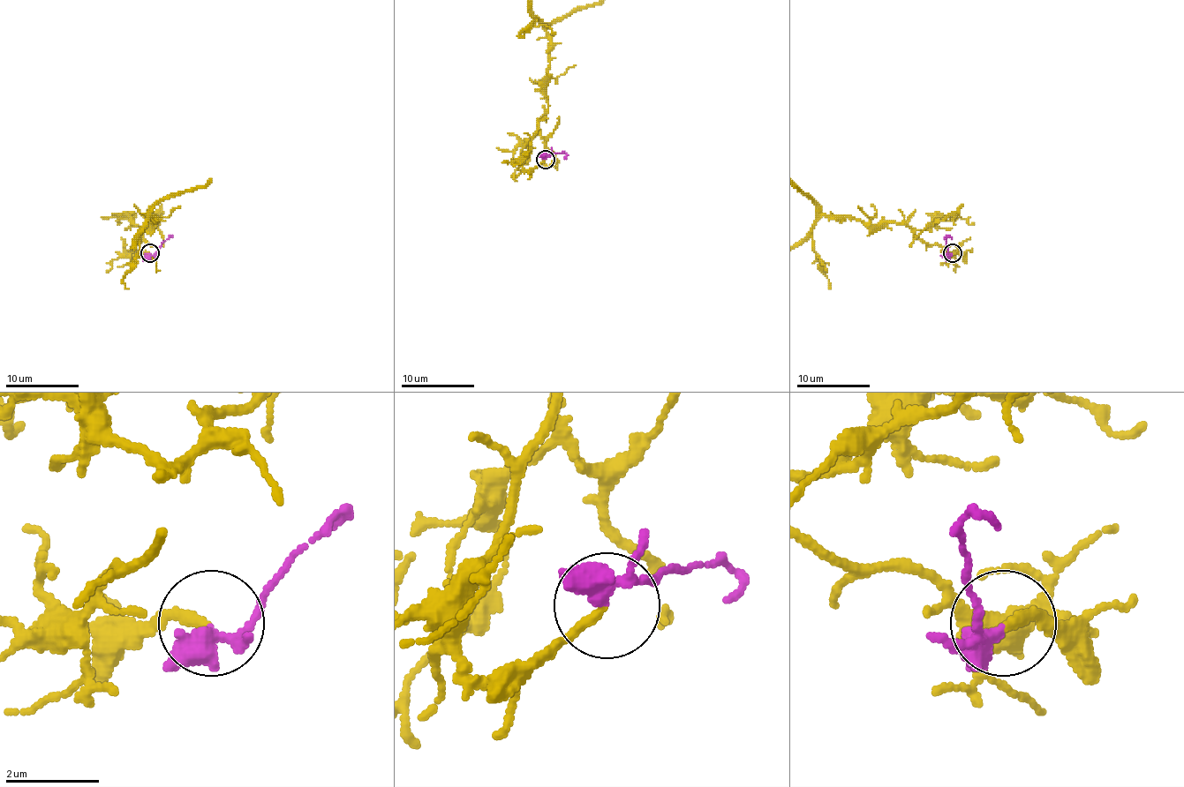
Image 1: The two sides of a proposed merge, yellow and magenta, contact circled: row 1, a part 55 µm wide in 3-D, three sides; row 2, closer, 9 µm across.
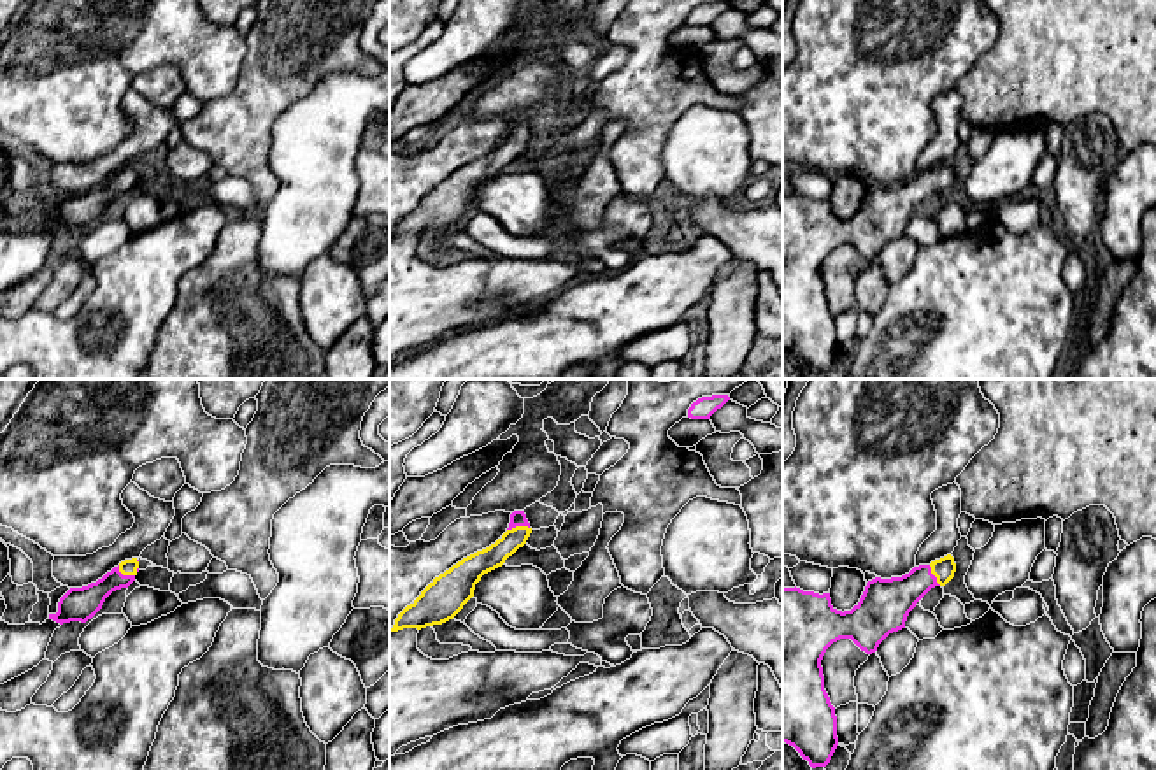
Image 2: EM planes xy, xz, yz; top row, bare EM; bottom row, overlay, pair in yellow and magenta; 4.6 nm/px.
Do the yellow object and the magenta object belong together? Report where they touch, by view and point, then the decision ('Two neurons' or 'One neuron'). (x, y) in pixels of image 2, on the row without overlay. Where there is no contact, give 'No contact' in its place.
Touches yellow at xz (518, 134). One neuron

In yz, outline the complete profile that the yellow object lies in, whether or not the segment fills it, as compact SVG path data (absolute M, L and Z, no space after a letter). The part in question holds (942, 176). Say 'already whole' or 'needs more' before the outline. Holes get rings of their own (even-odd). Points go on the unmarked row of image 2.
needs more; M951 161L914 174L902 184L867 189L860 209L851 218L837 218L830 200L782 195L782 349L793 353L812 375L826 374L838 353L835 314L824 297L821 267L826 256L851 246L861 258L872 261L893 239L905 235L909 219L935 193L945 193L956 179Z

